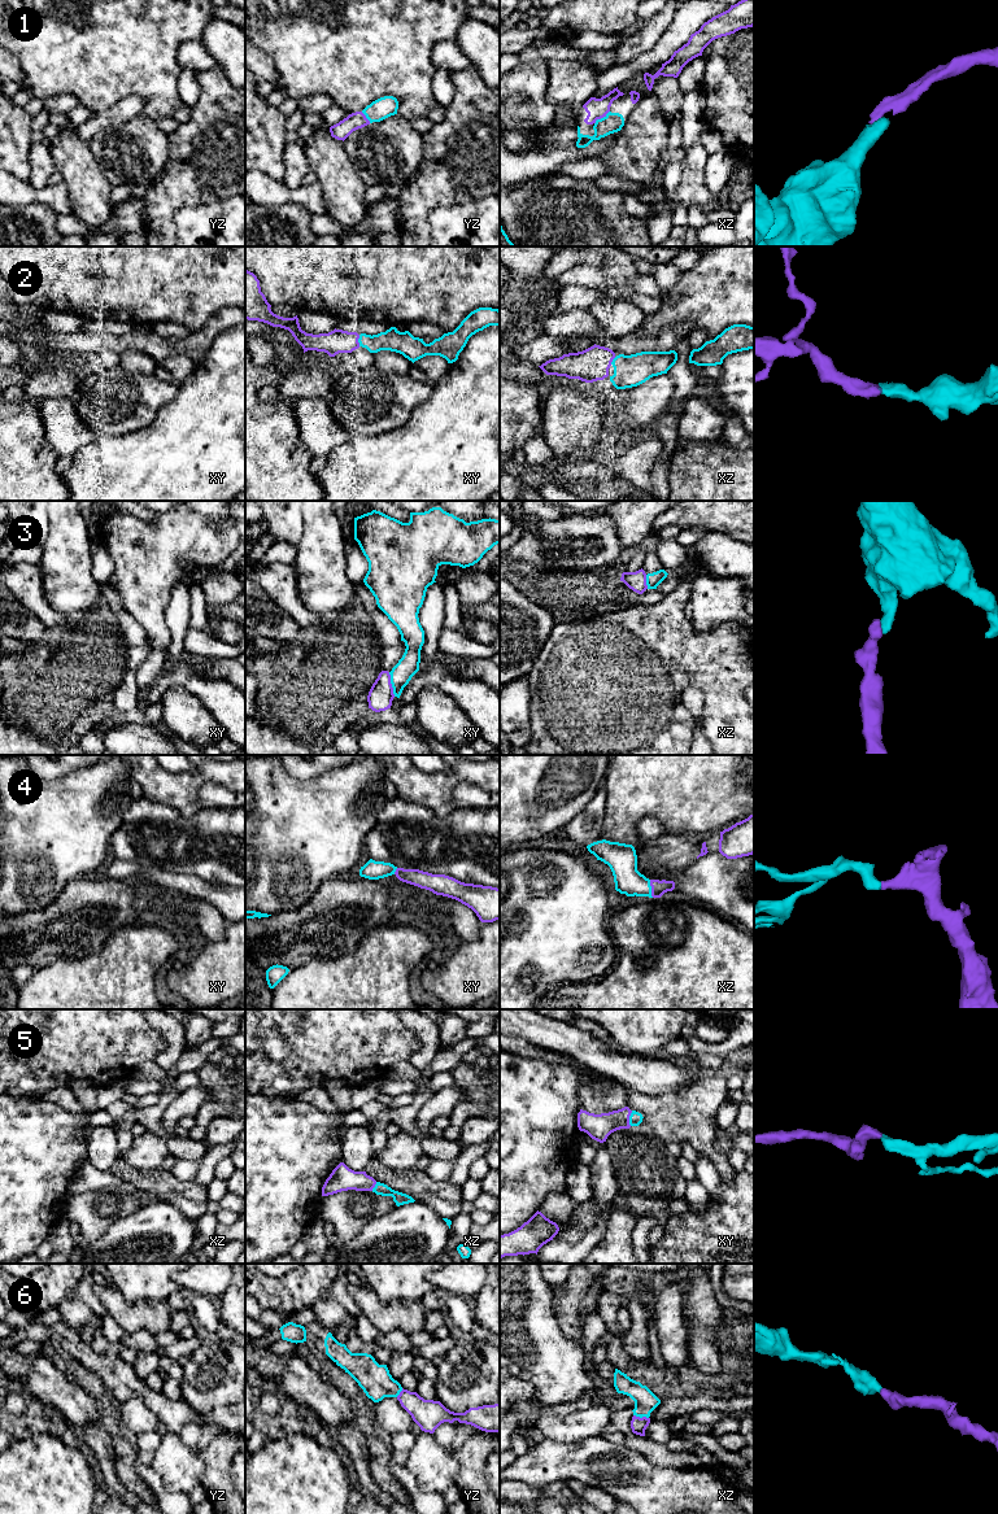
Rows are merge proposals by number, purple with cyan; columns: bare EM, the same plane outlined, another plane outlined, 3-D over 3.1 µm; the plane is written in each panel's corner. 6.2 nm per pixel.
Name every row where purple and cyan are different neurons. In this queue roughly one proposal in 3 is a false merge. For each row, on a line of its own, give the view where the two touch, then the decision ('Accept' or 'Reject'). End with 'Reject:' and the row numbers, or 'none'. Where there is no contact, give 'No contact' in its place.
1: Touches purple in xz. Accept
2: Touches purple in xy. Accept
3: Touches purple in xy. Reject
4: Touches purple in xz. Accept
5: Touches purple in xy. Accept
6: Touches purple in xz. Accept
Reject: 3

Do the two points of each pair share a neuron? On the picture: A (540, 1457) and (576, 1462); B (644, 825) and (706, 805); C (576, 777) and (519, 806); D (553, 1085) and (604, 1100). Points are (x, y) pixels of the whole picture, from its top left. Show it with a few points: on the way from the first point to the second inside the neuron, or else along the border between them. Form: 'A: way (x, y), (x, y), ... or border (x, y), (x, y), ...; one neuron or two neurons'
A: way (549, 1462), (567, 1462); one neuron
B: border (636, 823), (645, 816), (654, 816), (670, 832); two neurons
C: way (562, 777), (548, 777), (534, 792); one neuron
D: border (567, 1064), (578, 1074), (578, 1102), (582, 1108); two neurons

